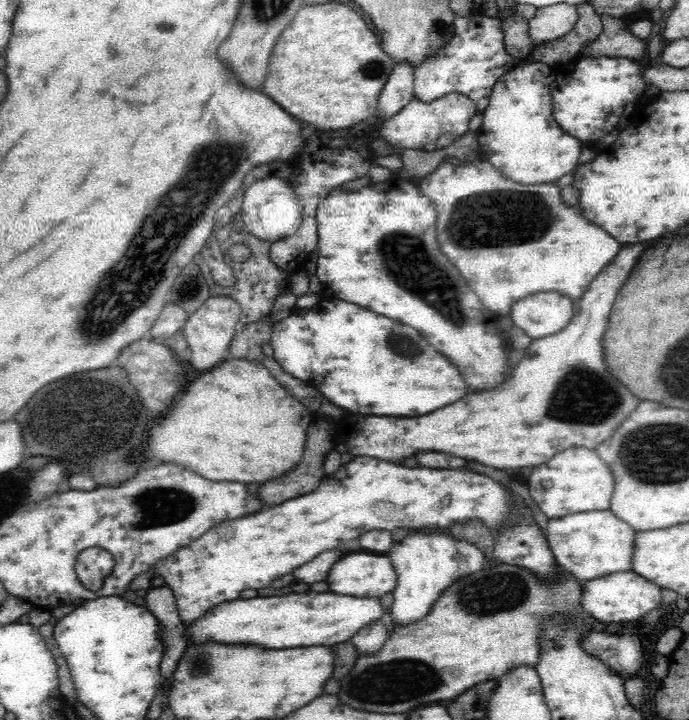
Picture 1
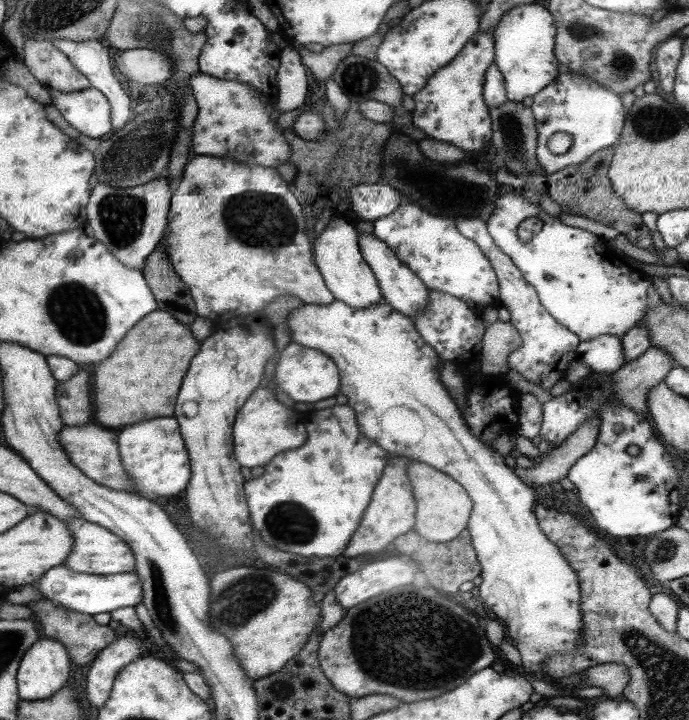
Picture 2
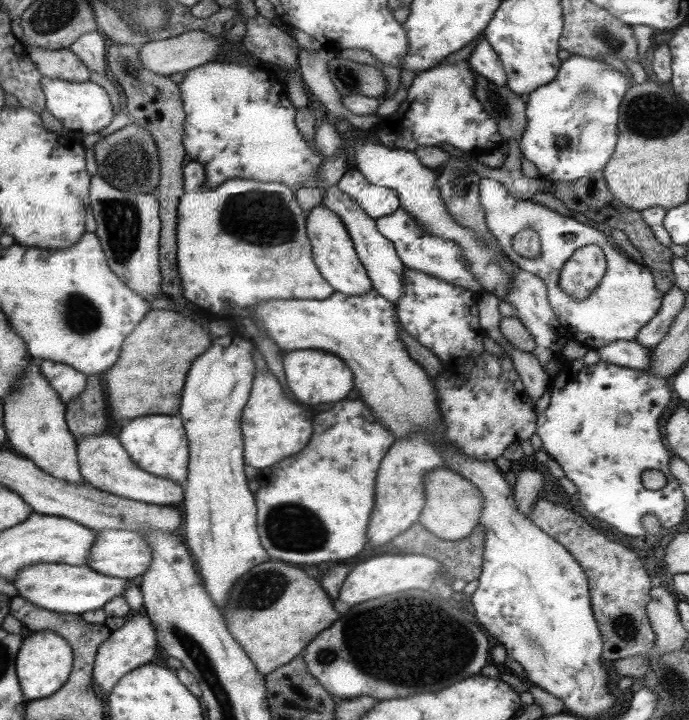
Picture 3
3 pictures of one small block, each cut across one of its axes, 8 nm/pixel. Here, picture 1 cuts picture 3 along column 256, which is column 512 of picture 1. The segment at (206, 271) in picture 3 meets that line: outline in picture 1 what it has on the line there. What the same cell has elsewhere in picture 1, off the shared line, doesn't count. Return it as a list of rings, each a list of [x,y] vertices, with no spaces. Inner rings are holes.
[[[486,160],[476,162],[442,162],[432,174],[412,180],[422,196],[430,198],[436,208],[438,218],[438,246],[448,256],[450,262],[466,262],[456,264],[462,276],[468,280],[474,294],[478,294],[480,302],[486,310],[496,312],[496,316],[510,316],[510,308],[514,302],[538,294],[538,292],[560,292],[564,296],[582,298],[592,280],[614,260],[620,250],[620,244],[602,228],[588,224],[580,206],[564,206],[560,188],[554,184],[518,184],[508,180]]]

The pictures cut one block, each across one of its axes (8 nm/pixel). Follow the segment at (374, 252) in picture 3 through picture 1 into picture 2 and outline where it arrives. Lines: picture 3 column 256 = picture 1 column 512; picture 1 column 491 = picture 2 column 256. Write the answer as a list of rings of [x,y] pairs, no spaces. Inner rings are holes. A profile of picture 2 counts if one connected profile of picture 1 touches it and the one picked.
[[[195,74],[189,80],[189,92],[197,104],[197,118],[193,122],[193,148],[197,156],[213,158],[233,158],[233,162],[279,166],[289,160],[289,144],[283,140],[281,130],[275,126],[273,106],[263,106],[257,96],[233,80],[219,80],[207,74]]]

